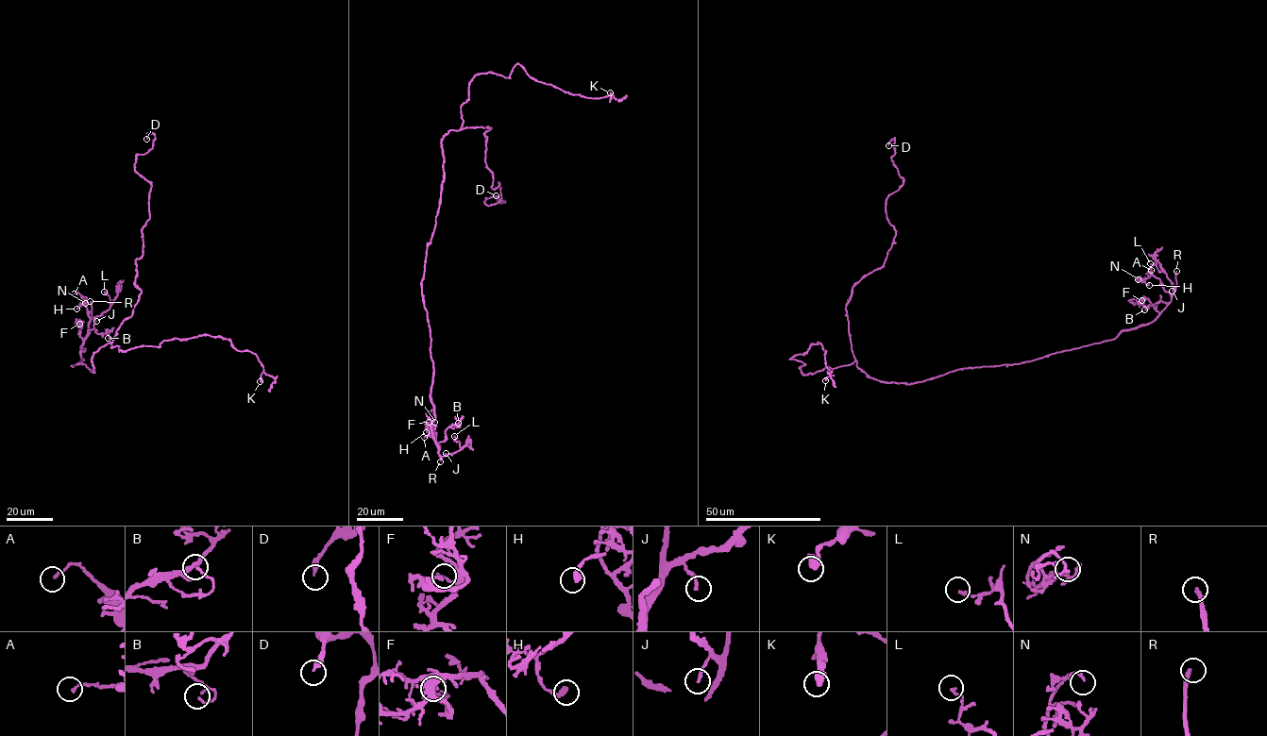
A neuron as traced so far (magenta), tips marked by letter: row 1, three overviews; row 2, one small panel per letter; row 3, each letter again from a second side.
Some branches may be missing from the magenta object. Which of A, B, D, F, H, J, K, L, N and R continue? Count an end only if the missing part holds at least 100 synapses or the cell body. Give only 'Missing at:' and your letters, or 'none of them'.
Missing at: R

